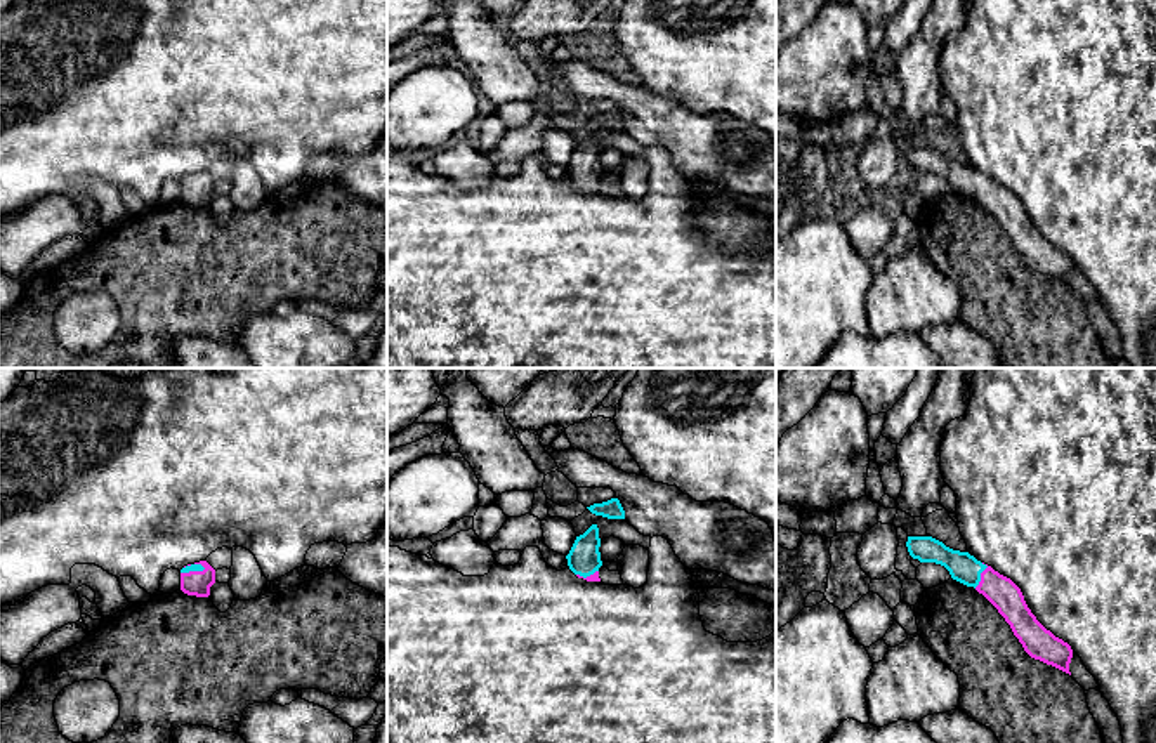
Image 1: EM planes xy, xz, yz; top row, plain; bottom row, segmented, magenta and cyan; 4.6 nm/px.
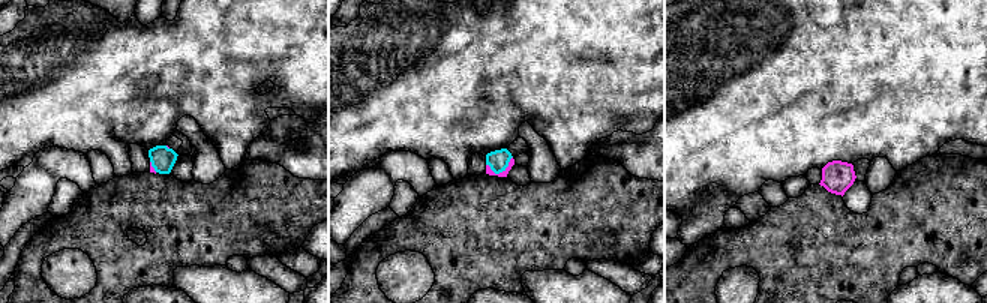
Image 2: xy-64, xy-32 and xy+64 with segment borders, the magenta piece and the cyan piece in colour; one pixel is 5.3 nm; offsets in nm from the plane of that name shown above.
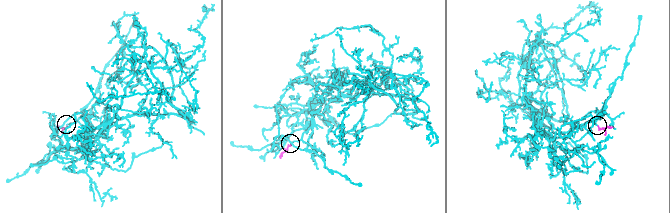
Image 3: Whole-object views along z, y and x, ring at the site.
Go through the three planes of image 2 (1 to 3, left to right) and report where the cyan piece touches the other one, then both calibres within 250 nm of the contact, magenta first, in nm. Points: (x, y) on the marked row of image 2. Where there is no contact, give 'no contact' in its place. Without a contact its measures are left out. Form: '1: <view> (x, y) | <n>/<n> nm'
1: xy-64 (152, 167) | 30/130 nm
2: xy-32 (503, 171) | 40/110 nm
3: no contact

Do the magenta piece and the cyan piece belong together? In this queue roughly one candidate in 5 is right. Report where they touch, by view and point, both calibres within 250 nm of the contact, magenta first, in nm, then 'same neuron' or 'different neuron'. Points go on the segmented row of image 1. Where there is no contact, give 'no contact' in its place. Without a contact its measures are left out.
meets magenta in yz at (981, 575); 150 nm thick on the magenta side, 140 nm on the other; same neuron

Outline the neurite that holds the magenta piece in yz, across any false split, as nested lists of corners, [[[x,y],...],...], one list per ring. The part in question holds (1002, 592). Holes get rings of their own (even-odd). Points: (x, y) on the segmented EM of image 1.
[[[908,536],[906,547],[913,559],[941,564],[953,580],[982,594],[1005,618],[1031,658],[1071,675],[1071,646],[1036,620],[1021,588],[1010,578],[982,564],[969,552],[953,550],[932,536]]]

